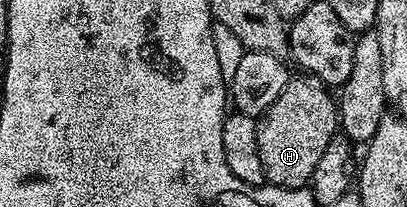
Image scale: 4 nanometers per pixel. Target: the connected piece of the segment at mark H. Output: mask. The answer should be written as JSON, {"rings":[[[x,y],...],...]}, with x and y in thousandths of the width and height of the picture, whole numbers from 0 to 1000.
{"rings":[[[713,382],[705,420],[686,440],[686,478],[656,517],[631,589],[631,667],[636,671],[636,773],[646,787],[646,826],[658,889],[683,894],[698,913],[737,913],[752,884],[767,879],[769,831],[781,802],[806,691],[833,638],[833,570],[828,556],[828,493],[821,454],[801,415],[769,382],[730,391]]]}

